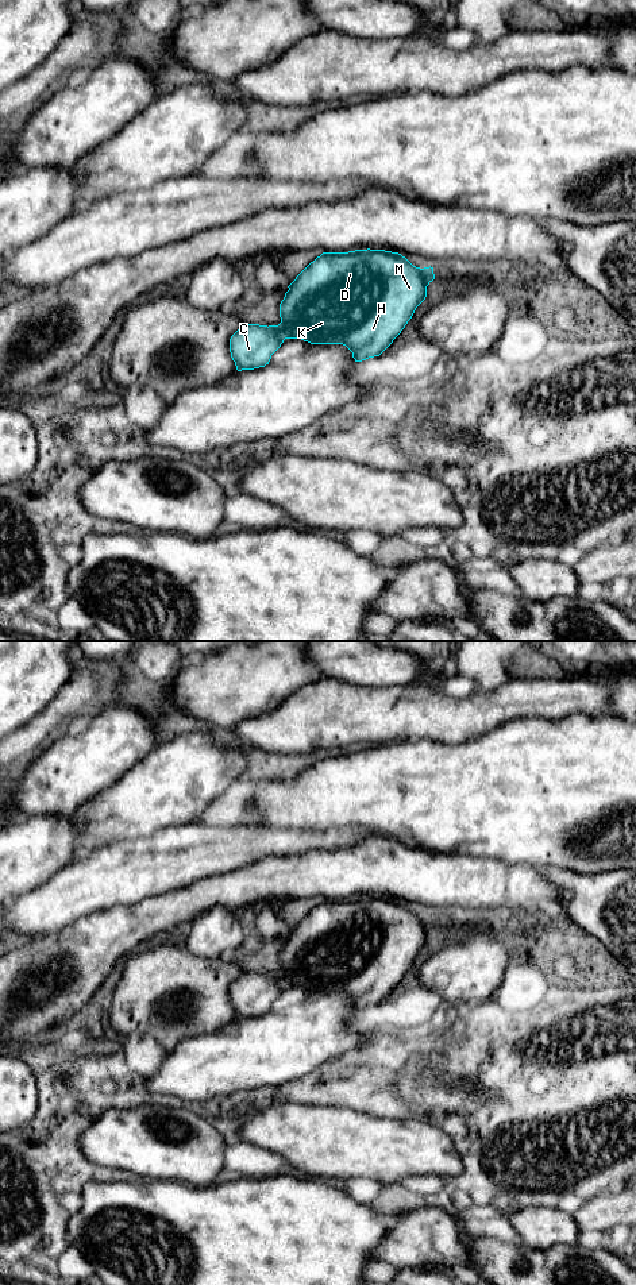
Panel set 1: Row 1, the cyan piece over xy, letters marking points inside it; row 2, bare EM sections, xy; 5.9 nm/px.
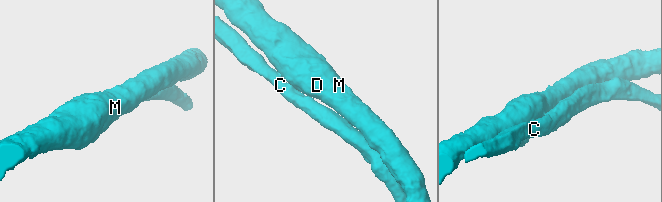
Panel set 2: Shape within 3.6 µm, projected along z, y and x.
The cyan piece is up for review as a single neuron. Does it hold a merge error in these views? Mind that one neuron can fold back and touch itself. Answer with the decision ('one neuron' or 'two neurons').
one neuron

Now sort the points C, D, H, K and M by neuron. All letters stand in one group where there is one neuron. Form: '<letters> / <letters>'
C D H K M

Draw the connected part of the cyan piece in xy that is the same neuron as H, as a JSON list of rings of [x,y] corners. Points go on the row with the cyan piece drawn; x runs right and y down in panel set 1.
[[[355,250],[348,252],[323,252],[313,262],[311,262],[288,286],[289,290],[285,293],[284,300],[280,304],[280,317],[281,323],[278,325],[259,325],[259,324],[244,324],[242,325],[230,339],[230,352],[235,362],[236,370],[254,370],[265,367],[269,364],[271,355],[281,347],[285,339],[301,339],[311,344],[343,344],[351,352],[355,362],[362,362],[369,358],[379,356],[401,333],[408,321],[412,319],[416,308],[427,297],[427,286],[435,279],[433,267],[416,267],[405,256],[398,252],[385,251],[385,250]]]

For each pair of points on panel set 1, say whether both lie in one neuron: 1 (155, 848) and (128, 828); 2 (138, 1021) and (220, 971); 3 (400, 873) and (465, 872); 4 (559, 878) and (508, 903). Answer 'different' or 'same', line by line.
1: different
2: same
3: same
4: different

